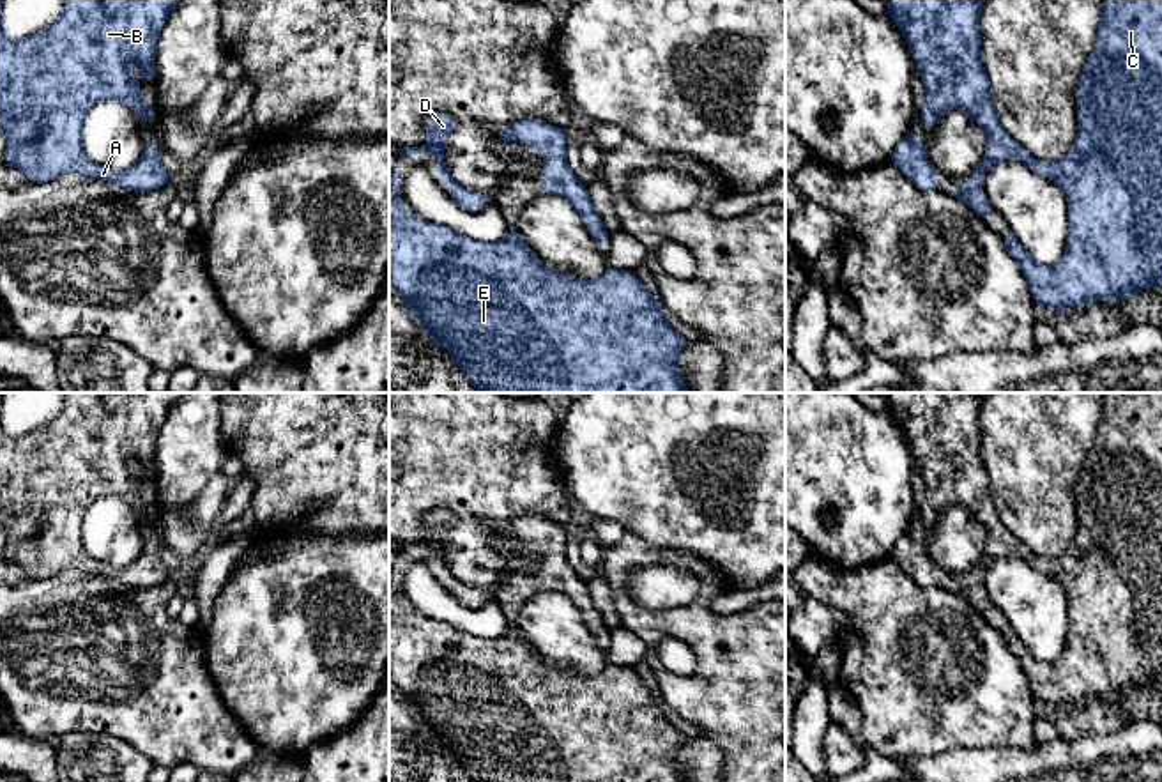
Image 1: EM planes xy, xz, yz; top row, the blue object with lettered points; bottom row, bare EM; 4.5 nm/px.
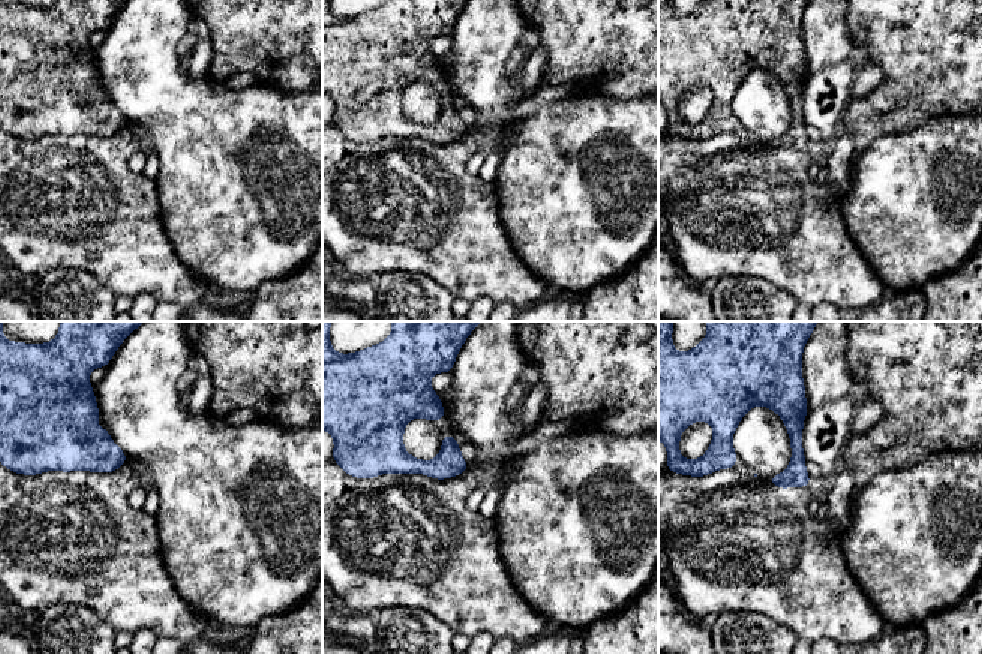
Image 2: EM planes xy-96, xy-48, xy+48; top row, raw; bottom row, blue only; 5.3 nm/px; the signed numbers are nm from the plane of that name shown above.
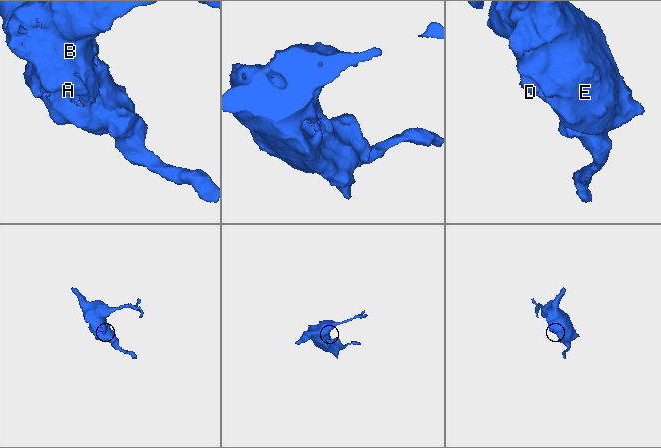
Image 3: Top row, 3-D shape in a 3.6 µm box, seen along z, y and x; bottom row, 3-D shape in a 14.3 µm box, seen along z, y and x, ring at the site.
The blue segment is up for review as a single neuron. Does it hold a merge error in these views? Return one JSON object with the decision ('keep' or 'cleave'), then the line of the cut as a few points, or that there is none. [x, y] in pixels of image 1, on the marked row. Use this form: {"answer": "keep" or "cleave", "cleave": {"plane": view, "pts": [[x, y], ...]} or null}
{"answer": "keep", "cleave": null}

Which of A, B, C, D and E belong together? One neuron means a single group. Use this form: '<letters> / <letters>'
A B C D E

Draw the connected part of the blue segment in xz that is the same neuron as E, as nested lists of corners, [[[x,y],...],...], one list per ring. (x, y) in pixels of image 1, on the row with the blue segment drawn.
[[[400,168],[389,172],[389,281],[435,345],[453,354],[456,368],[479,393],[690,393],[676,359],[690,347],[665,318],[633,271],[607,267],[594,281],[547,269],[511,225],[499,242],[469,239],[428,223],[398,200]]]

